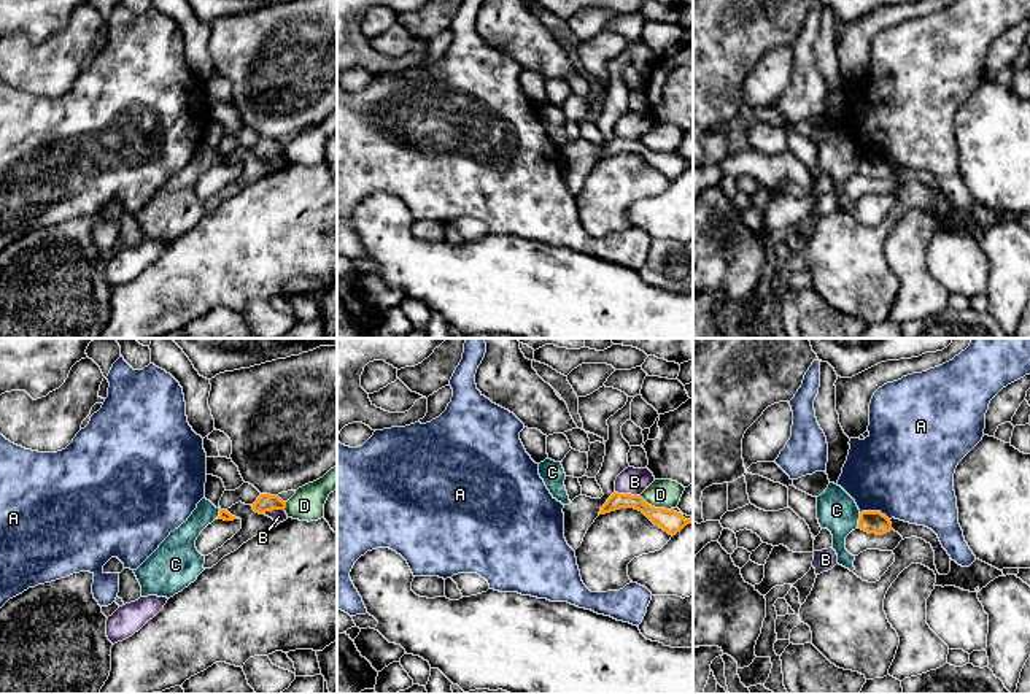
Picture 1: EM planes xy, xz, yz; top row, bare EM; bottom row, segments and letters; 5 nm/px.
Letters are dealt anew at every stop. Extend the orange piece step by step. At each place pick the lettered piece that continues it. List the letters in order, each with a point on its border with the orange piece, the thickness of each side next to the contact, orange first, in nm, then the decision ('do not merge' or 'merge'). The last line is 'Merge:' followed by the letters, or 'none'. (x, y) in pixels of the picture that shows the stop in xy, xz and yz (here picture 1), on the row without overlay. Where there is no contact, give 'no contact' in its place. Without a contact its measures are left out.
A: contact yz (875, 156); calibres 110 and 480 nm; do not merge
B: contact xz (628, 138); calibres 110 and 140 nm; do not merge
C: contact yz (859, 164); calibres 110 and 200 nm; do not merge
D: contact xz (654, 151); calibres 120 and 140 nm; do not merge
Merge: none

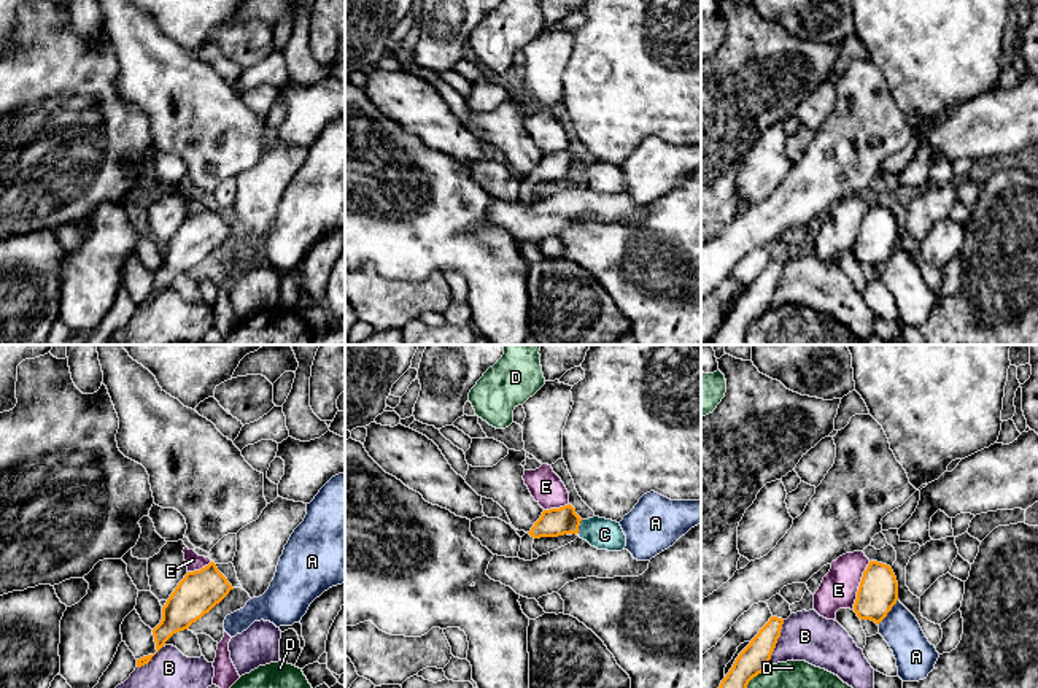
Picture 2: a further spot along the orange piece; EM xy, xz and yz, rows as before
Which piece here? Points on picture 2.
A: contact yz (889, 255); calibres 200 and 190 nm; do not merge
B: contact yz (776, 286); calibres 150 and 260 nm; do not merge
C: contact xz (577, 172); calibres 140 and 160 nm; merge
D: contact yz (749, 324); calibres 150 and 400 nm; do not merge
E: contact yz (860, 229); calibres 200 and 190 nm; do not merge
Merge: C

